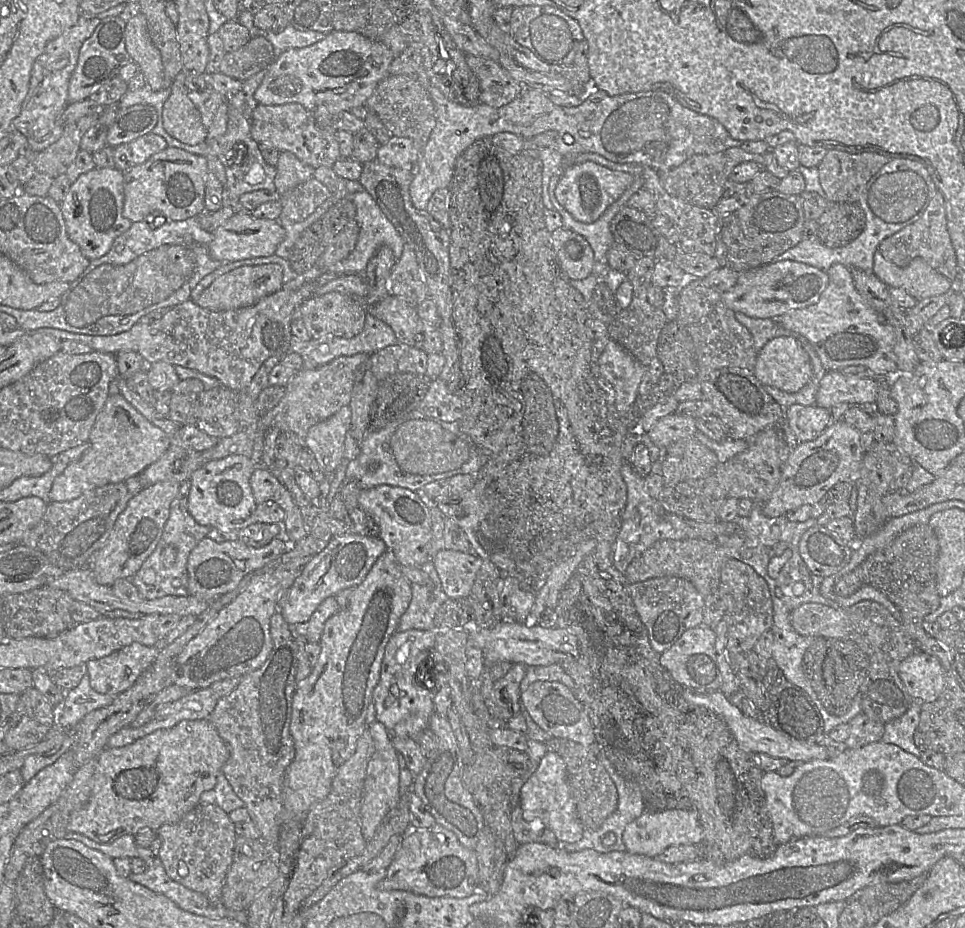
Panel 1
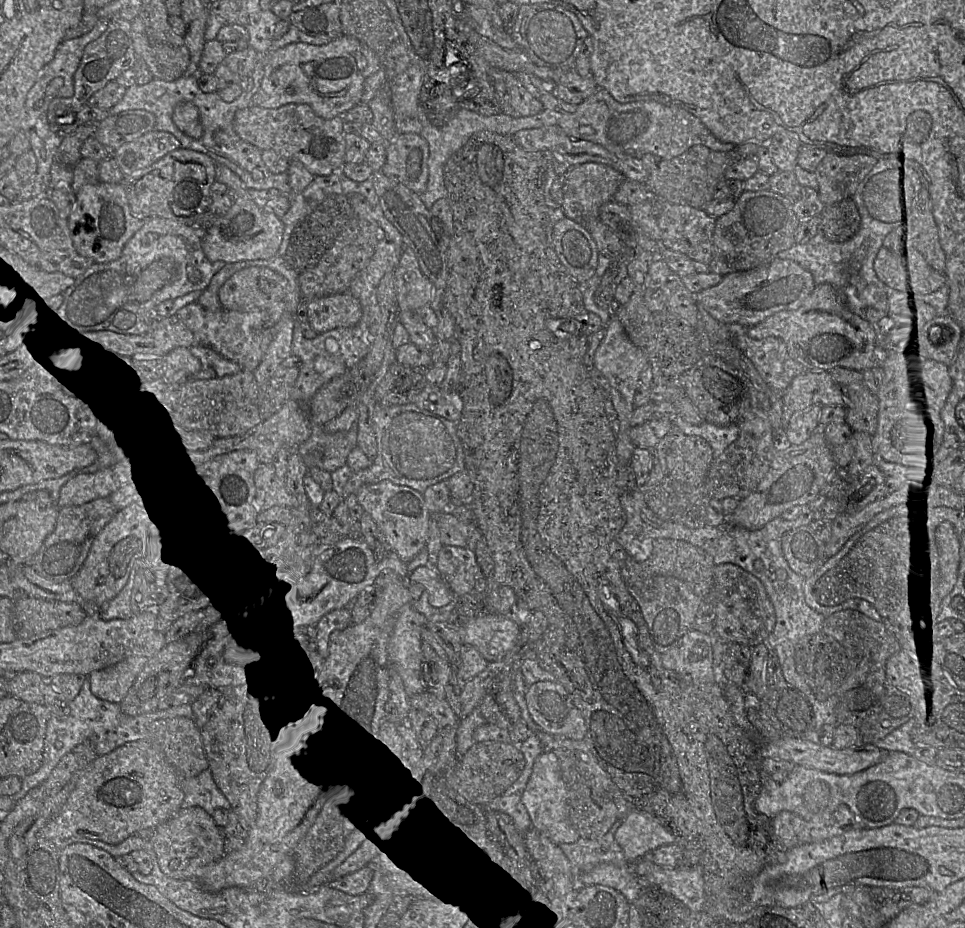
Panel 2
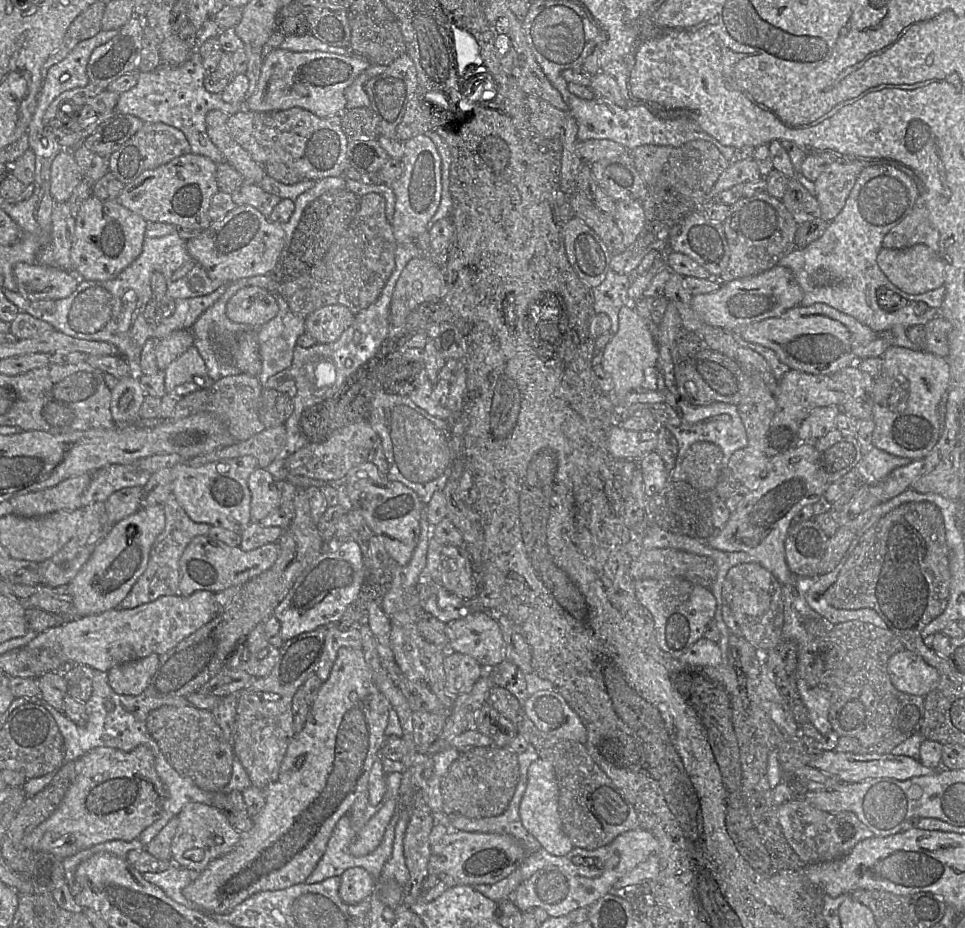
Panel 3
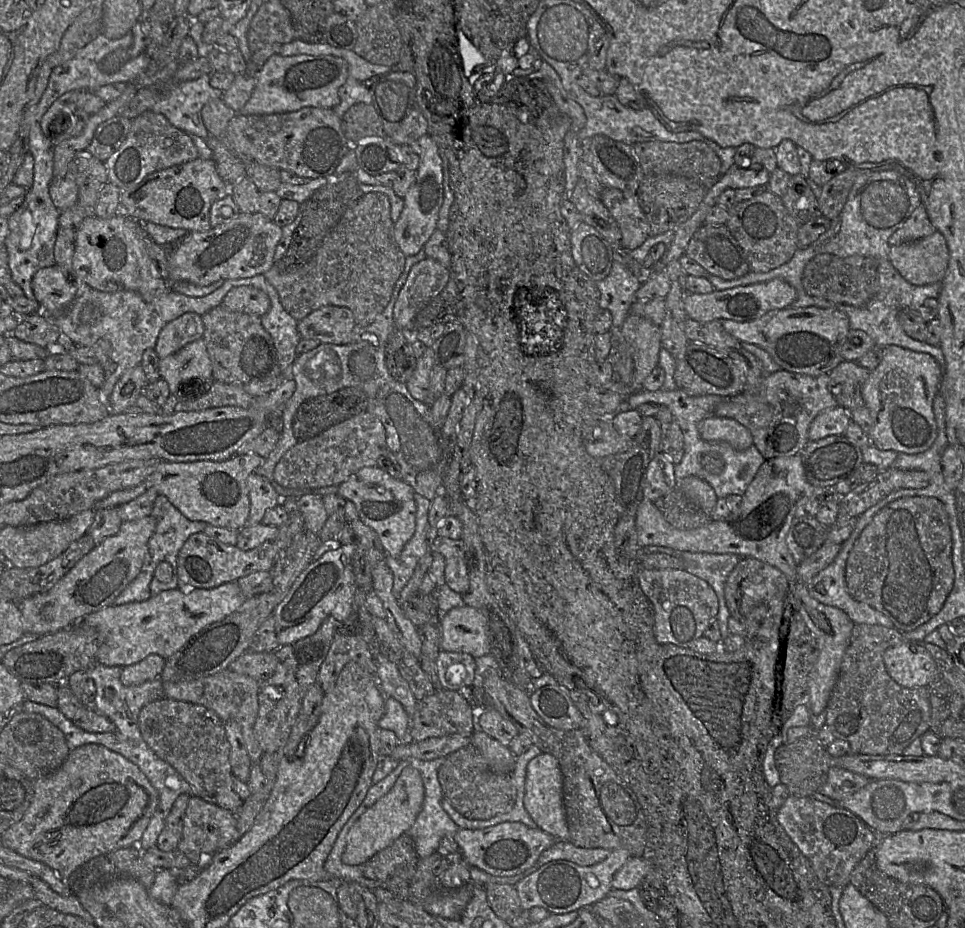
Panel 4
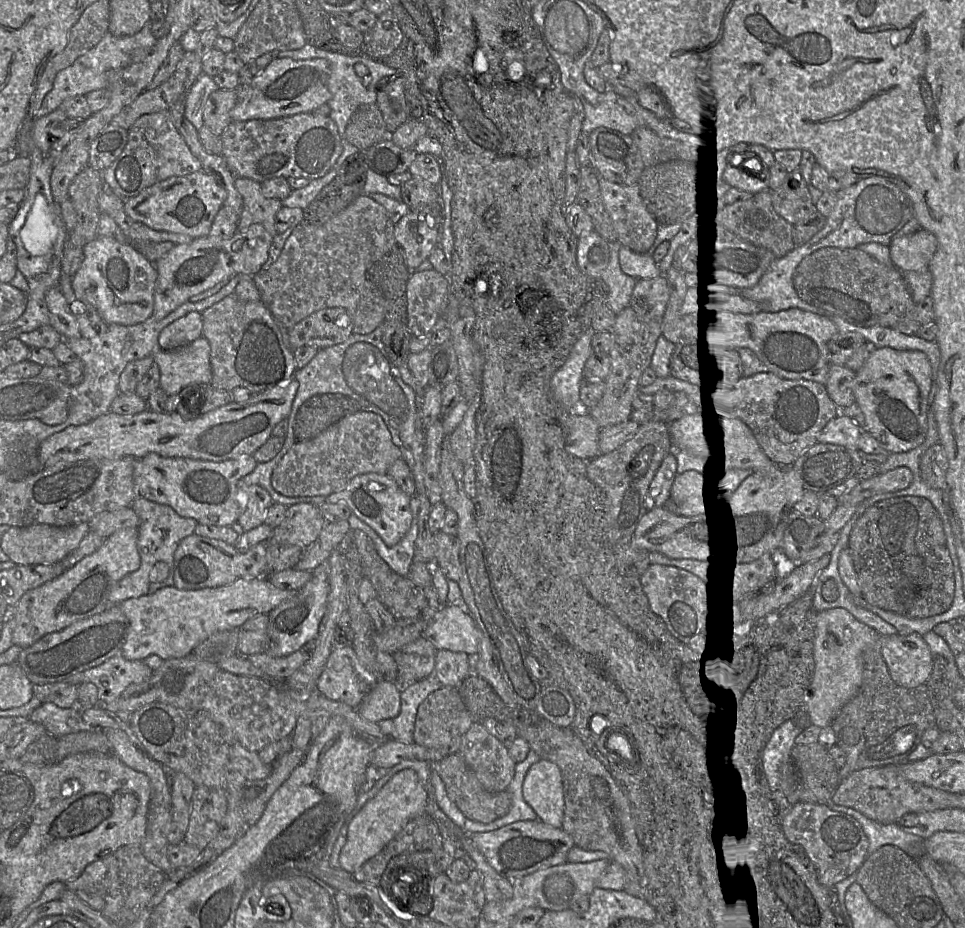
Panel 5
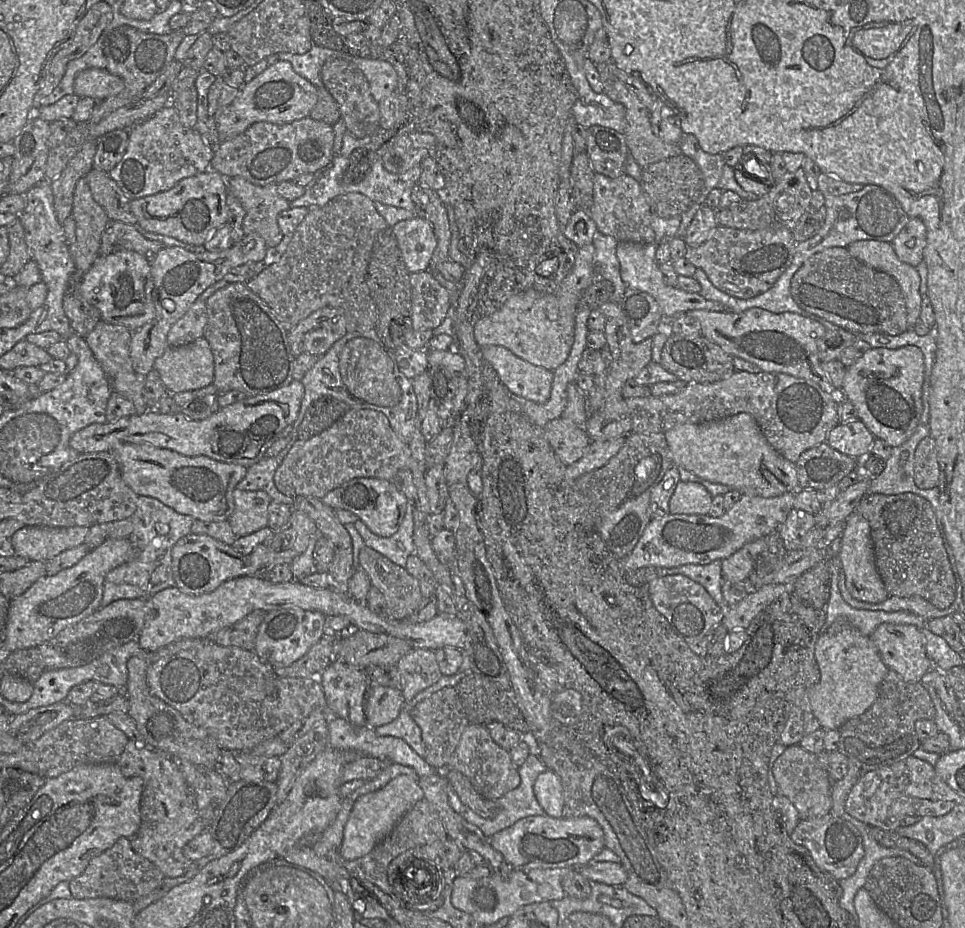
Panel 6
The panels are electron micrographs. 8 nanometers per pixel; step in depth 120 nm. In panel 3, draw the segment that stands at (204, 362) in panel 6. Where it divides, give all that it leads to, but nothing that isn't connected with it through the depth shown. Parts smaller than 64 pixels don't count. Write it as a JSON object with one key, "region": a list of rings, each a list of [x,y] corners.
{"region":[[[194,346],[172,361],[163,372],[166,393],[176,392],[178,386],[207,376],[204,360]]]}

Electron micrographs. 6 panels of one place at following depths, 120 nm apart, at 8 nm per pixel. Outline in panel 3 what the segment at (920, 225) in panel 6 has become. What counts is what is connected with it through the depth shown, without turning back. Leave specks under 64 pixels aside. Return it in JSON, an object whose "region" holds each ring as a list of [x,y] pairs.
{"region":[[[923,244],[904,249],[882,248],[877,264],[888,280],[907,294],[923,294],[945,282],[941,257]]]}

